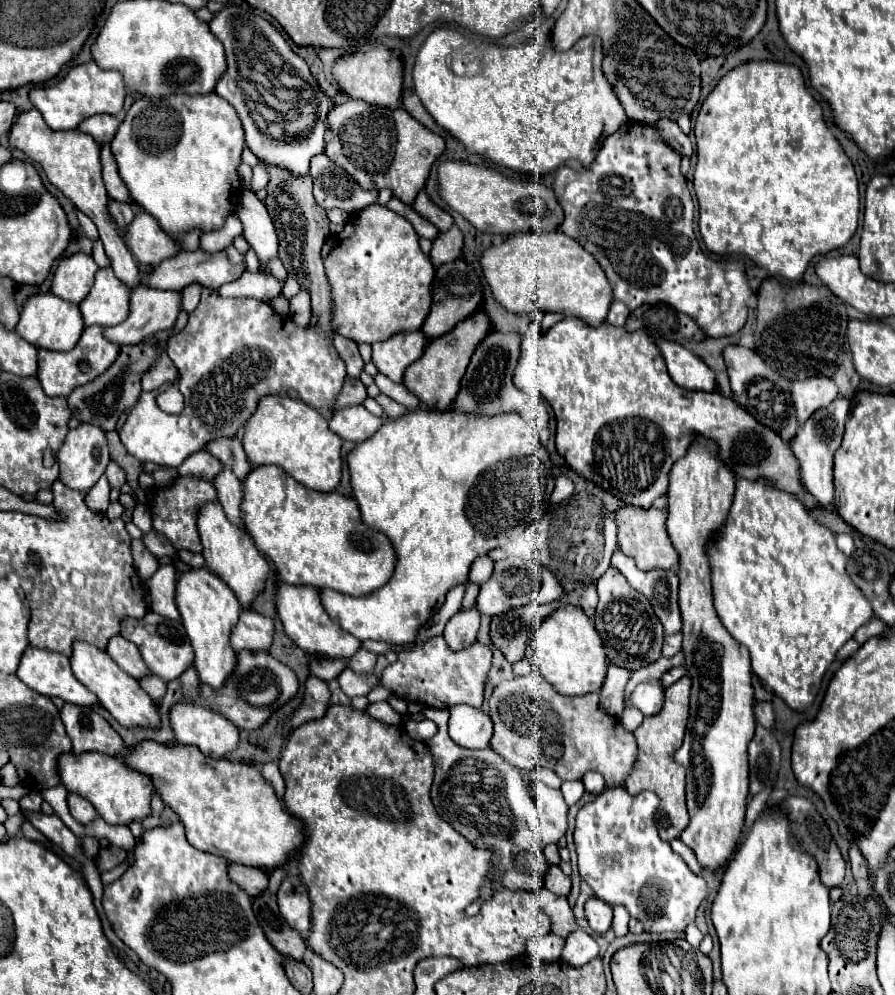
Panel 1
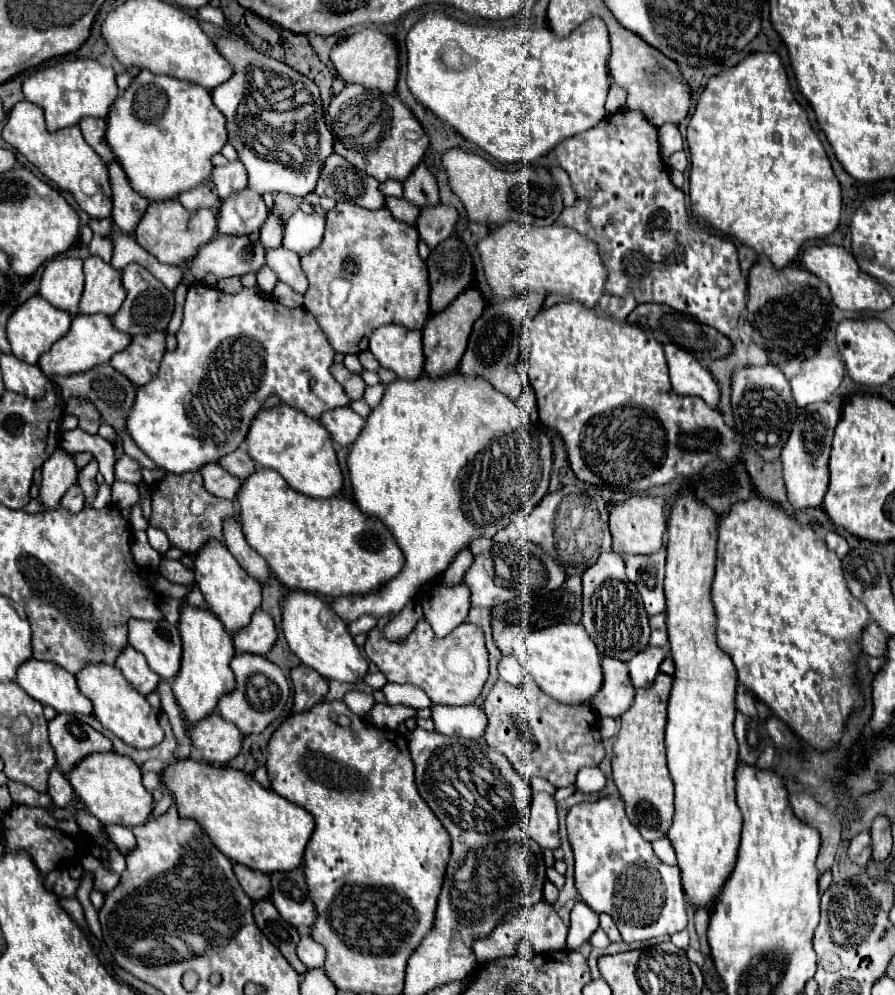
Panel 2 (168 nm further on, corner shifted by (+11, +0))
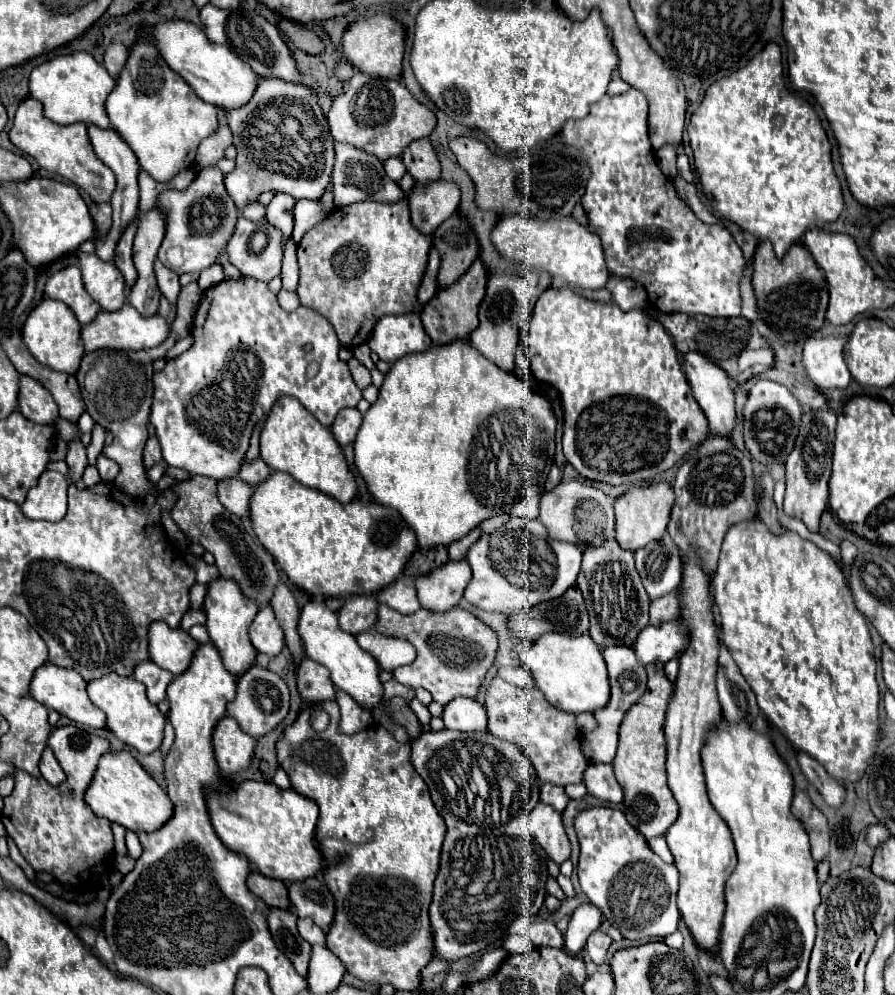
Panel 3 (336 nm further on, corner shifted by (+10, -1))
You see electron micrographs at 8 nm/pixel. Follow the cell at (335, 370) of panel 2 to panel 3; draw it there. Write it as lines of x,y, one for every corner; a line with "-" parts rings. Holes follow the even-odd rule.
350,358
348,360
348,368
350,368
350,374
352,374
356,386
360,390
364,390
370,384
370,372
368,372
368,368
364,368
356,358

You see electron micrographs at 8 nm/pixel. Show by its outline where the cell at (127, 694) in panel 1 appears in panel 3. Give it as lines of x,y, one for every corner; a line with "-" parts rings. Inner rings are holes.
102,676
102,680
90,680
86,690
90,700
106,714
106,728
112,730
124,744
142,754
150,754
160,748
166,718
154,704
150,704
150,700
146,700
146,690
132,676

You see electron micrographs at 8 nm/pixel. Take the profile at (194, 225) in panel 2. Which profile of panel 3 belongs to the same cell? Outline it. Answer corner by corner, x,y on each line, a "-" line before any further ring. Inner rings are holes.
204,168
198,172
198,176
192,180
192,184
178,192
178,190
166,190
162,196
158,196
156,208
166,220
166,236
162,240
158,260
174,270
176,274
200,274
204,268
214,264
220,250
224,254
226,244
234,232
234,224
238,220
238,210
228,196
224,188
224,176
222,172
214,168
-
170,248
174,248
180,254
180,260
174,262
168,258

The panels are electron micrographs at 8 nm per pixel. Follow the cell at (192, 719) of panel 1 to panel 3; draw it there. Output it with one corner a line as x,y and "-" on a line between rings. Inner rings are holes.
224,716
218,720
214,732
212,732
212,746
214,746
214,756
220,772
224,776
248,768
252,754
254,754
254,744
256,740
248,734
244,734
236,720
230,716

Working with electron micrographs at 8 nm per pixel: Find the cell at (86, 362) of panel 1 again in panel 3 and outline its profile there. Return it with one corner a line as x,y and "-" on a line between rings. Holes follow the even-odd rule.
124,304
120,310
100,312
90,324
82,326
80,340
82,340
84,352
96,352
100,348
106,348
106,350
144,350
144,348
160,346
164,342
164,338
168,336
168,330
170,330
170,322
164,320
160,314
144,318
130,304

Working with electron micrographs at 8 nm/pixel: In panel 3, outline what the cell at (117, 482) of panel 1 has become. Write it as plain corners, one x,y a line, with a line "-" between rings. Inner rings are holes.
150,438
150,440
146,442
144,454
142,454
142,462
144,462
144,468
148,470
148,468
156,466
160,460
162,460
162,456
160,456
160,446
158,446
158,440
156,440
156,438

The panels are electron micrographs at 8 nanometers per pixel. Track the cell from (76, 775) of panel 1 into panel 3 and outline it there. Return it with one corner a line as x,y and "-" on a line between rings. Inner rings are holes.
106,752
84,794
86,804
102,818
118,822
134,832
154,832
172,816
172,802
156,780
136,762
130,752

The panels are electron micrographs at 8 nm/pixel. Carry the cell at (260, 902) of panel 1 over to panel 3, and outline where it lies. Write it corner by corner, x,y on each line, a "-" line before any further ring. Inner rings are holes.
270,910
268,914
268,928
272,934
272,940
278,944
278,948
290,958
296,972
300,976
308,974
308,960
312,948
308,948
308,942
300,938
296,928
296,914
290,910

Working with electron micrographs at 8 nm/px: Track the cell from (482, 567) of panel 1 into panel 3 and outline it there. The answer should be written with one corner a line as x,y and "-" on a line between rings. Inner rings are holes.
502,514
502,516
494,516
494,518
488,518
486,522
482,522
482,534
492,534
494,530
498,530
504,522
508,520
508,514

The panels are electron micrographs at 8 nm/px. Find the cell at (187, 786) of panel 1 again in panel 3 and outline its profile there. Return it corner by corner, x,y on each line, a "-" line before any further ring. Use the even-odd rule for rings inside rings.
246,780
228,790
206,792
208,814
212,826
232,852
248,858
252,868
268,878
304,880
322,868
322,854
314,844
314,830
318,820
316,802
298,796
294,790
282,790
272,782

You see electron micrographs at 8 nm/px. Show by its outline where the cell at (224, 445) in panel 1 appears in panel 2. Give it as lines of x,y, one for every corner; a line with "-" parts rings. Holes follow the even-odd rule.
239,447
237,451
233,451
233,455
227,455
225,459
221,459
219,465
225,471
229,471
233,477
241,479
241,481
245,481
257,469
257,463
247,455
247,451
243,447

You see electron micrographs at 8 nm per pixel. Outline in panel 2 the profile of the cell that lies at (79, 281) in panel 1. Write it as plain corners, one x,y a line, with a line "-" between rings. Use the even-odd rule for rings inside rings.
71,257
51,261
41,277
39,293
51,305
77,315
83,293
83,261

